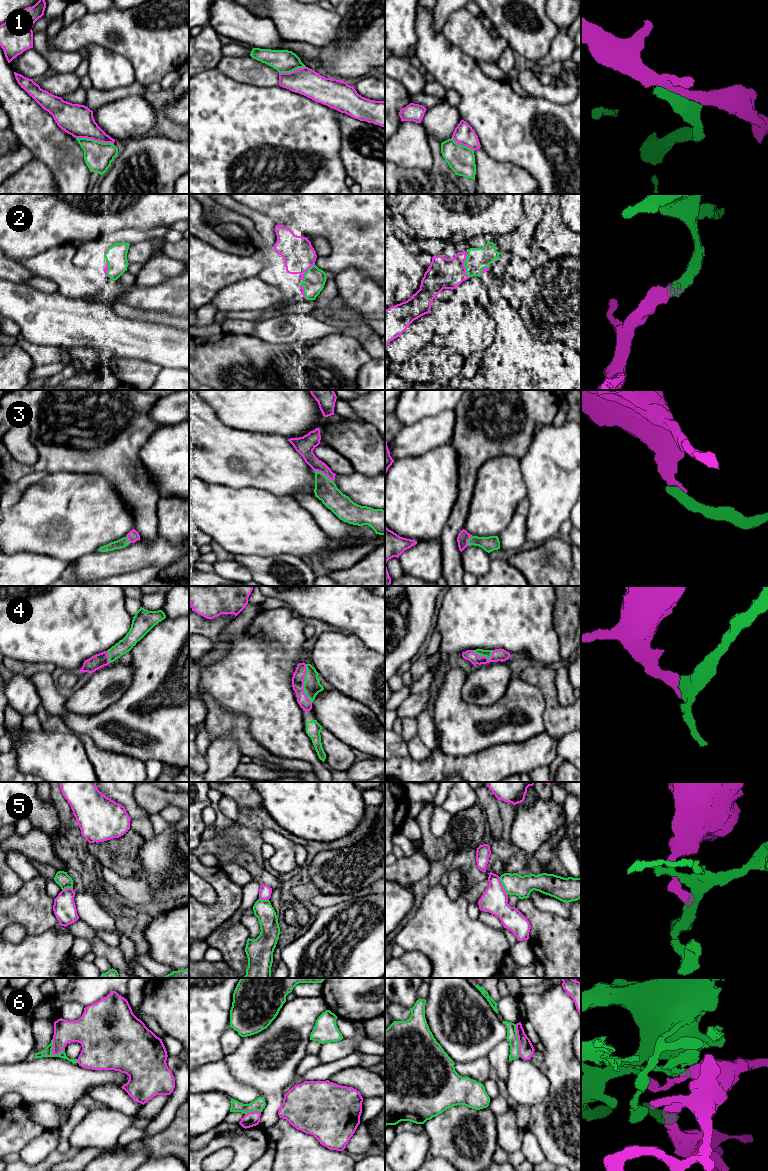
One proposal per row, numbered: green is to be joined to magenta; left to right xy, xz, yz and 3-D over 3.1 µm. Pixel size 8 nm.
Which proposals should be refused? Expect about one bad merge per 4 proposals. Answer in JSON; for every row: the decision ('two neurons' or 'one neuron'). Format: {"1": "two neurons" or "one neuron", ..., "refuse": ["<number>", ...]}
{"1": "one neuron", "2": "one neuron", "3": "one neuron", "4": "one neuron", "5": "two neurons", "6": "one neuron", "refuse": ["5"]}

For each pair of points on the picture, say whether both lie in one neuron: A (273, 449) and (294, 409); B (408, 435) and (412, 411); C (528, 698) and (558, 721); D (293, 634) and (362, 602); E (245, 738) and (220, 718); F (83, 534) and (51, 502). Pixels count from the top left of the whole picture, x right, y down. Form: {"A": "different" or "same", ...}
{"A": "different", "B": "different", "C": "different", "D": "different", "E": "same", "F": "same"}

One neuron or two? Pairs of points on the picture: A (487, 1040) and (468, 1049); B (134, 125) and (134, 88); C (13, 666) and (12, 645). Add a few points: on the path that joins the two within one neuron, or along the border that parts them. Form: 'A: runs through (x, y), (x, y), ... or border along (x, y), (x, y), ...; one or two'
A: runs through (482, 1040), (477, 1040), (473, 1044); one
B: border along (143, 95), (128, 95), (115, 99), (112, 102); two
C: border along (10, 657), (36, 662); two

